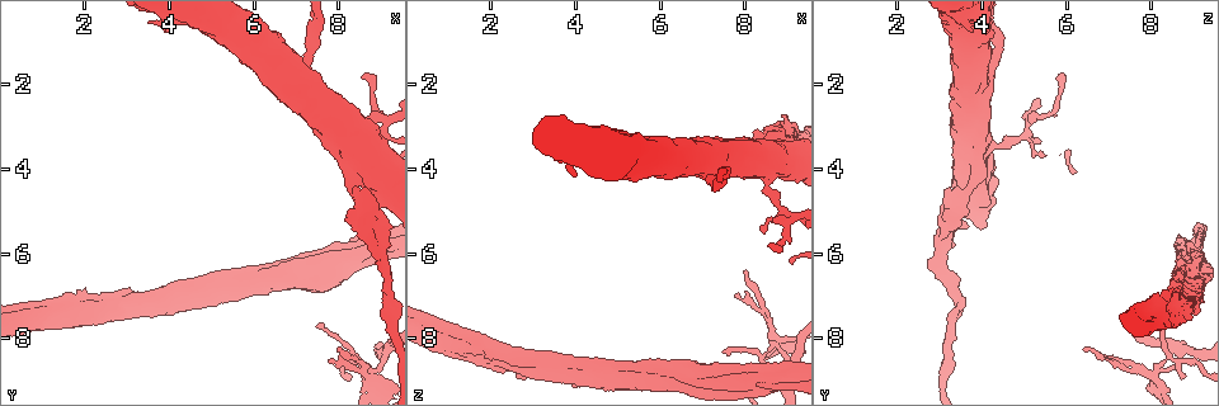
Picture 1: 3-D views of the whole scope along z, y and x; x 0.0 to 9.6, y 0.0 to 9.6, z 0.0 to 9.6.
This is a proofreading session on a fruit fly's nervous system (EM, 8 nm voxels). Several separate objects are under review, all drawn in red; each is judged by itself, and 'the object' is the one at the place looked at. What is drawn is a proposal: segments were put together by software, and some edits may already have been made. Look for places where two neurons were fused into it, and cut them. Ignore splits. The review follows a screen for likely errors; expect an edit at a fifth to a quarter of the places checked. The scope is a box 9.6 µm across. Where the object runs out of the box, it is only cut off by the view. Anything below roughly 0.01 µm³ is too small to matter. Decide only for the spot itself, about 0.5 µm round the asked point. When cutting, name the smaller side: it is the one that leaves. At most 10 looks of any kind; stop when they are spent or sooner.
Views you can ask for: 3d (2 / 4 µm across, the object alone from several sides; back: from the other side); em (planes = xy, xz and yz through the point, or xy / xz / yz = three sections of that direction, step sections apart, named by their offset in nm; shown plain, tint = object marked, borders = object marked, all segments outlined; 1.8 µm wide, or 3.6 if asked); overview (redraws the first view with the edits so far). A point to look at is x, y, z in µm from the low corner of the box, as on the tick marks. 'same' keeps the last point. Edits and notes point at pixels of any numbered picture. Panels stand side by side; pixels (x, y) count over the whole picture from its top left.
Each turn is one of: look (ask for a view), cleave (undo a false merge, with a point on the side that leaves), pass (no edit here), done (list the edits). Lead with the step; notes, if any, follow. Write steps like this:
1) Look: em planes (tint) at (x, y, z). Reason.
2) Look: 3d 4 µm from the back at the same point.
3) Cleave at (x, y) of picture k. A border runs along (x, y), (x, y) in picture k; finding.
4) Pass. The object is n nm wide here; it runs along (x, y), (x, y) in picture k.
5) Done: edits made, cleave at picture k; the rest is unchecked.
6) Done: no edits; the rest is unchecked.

Look: em xz step 16 (tint) at (9.00, 5.75, 3.30). Sudden change in width.

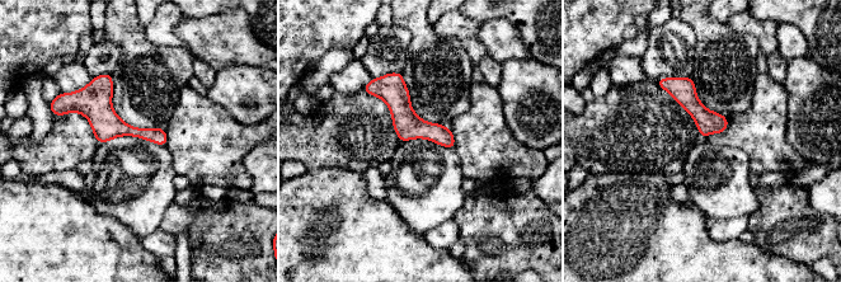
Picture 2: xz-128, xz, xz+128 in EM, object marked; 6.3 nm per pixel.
Look: em planes (tint) at the same point.

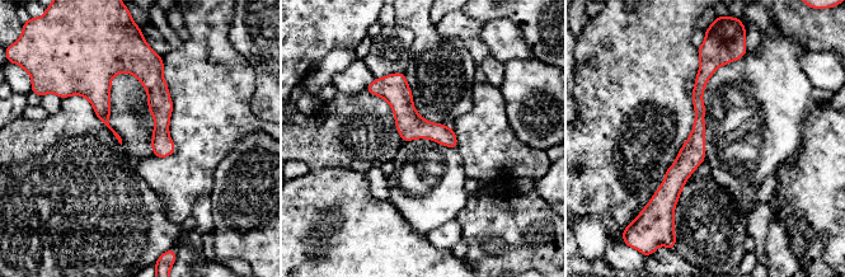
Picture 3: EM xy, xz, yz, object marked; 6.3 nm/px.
Pass. The object is 140 nm wide here; continuous, no second neuron.

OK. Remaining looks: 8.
Look: em 3.6 µm planes (tint) at (8.40, 4.05, 3.95). Calibre changes.

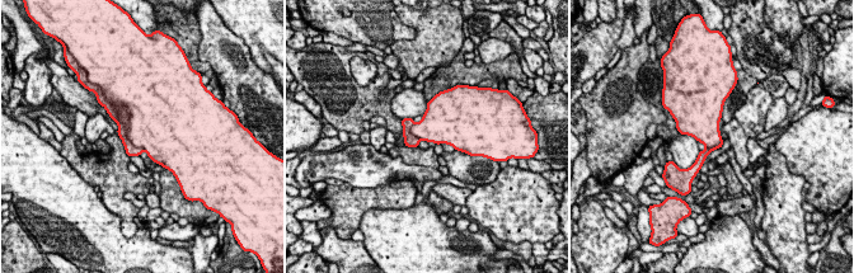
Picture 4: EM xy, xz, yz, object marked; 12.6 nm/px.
Cleave at (122, 123) of picture 4. The part that leaves runs along (113, 113), (136, 153) in picture 4; a second neuron is stuck on.

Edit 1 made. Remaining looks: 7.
Look: overview.

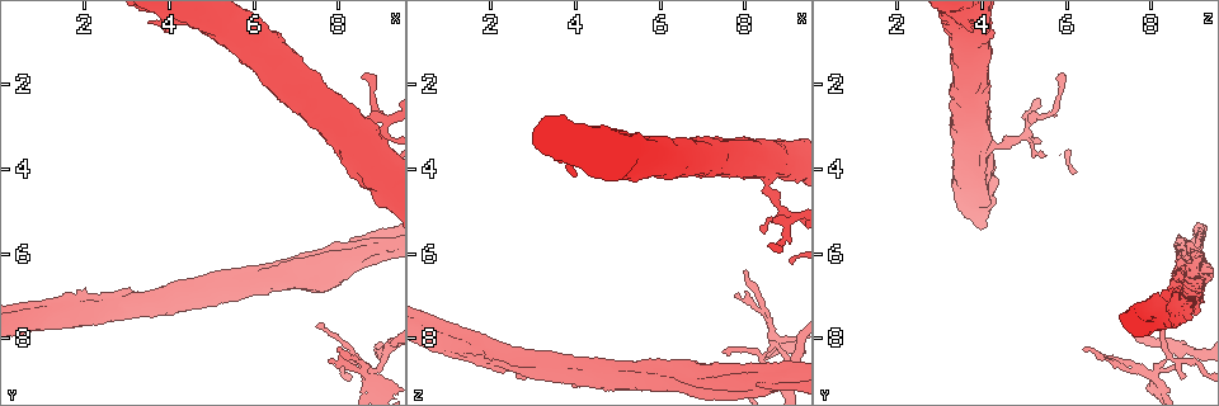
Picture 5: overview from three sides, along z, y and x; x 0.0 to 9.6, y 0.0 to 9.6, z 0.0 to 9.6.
Look: 3d 2 µm at (9.20, 2.90, 5.15). Calibre changes.

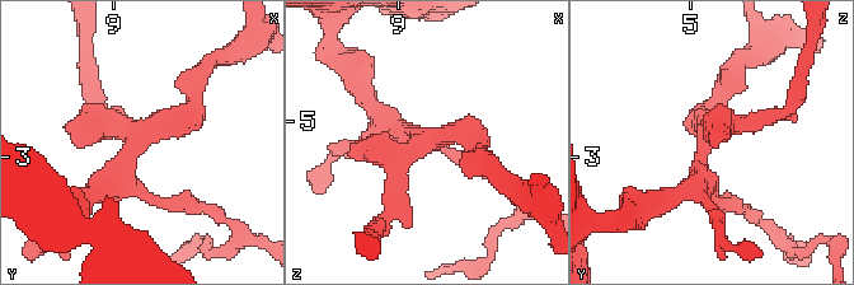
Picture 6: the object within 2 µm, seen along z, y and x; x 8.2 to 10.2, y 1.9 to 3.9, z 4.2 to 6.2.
Look: em xz step 4 (tint) at (9.14, 2.90, 5.12).

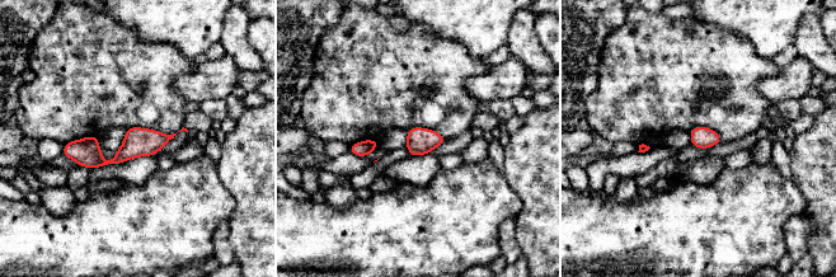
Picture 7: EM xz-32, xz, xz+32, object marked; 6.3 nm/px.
Look: em planes (borders) at the same point. Another direction.

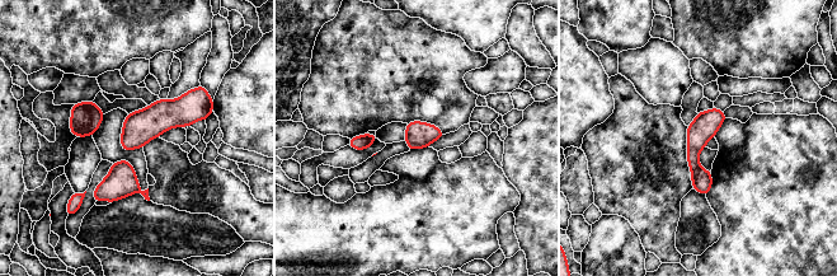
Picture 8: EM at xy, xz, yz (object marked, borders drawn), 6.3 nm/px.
Pass. It runs along (203, 108), (163, 115), (125, 145) in picture 8; all the same neuron.

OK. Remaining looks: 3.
Look: 3d 2 µm at (8.70, 5.90, 8.95). Side arm on a straight run.

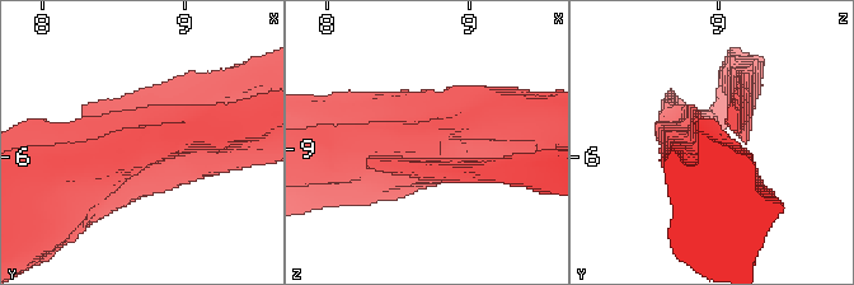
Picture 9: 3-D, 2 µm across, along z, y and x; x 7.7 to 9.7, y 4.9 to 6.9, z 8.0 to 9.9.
Look: em xy step 8 (tint) at (8.66, 5.90, 8.96).

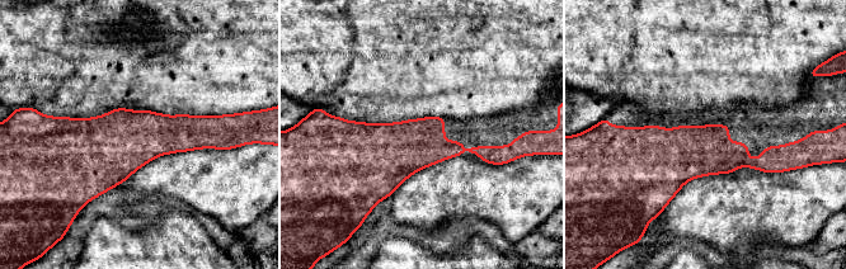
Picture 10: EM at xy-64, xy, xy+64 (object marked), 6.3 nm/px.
Look: em xz step 4 (tint) at the same point. Cut it another way.

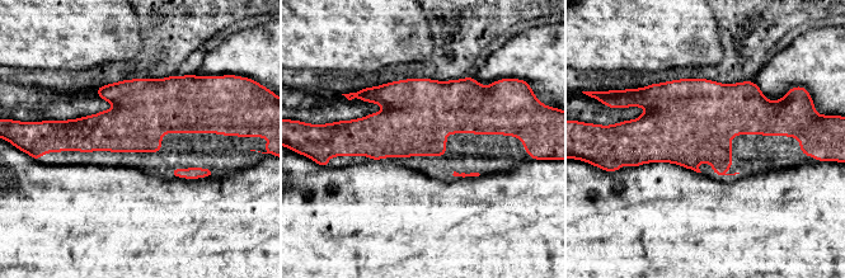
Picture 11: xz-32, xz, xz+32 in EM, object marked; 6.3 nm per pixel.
Pass. The object is 360 nm wide here; all the same neuron.

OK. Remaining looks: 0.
Done: edits made, cleave at picture 4; the rest is unchecked.

